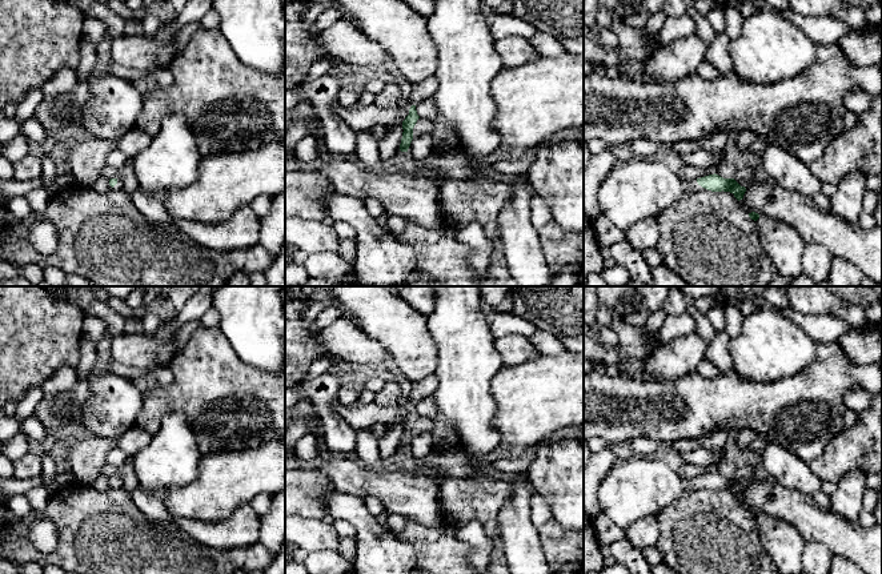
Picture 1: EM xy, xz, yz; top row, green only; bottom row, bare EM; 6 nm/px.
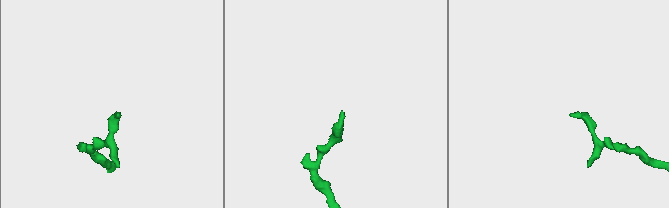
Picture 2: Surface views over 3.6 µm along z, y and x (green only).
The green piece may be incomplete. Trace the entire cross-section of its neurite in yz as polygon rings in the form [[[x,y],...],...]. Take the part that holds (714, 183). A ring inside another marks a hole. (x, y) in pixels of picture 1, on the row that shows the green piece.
[[[662,156],[617,161],[598,190],[600,209],[616,226],[628,230],[646,217],[658,217],[682,196],[705,188],[730,192],[739,201],[746,192],[734,178],[709,174],[693,181],[681,180]]]

